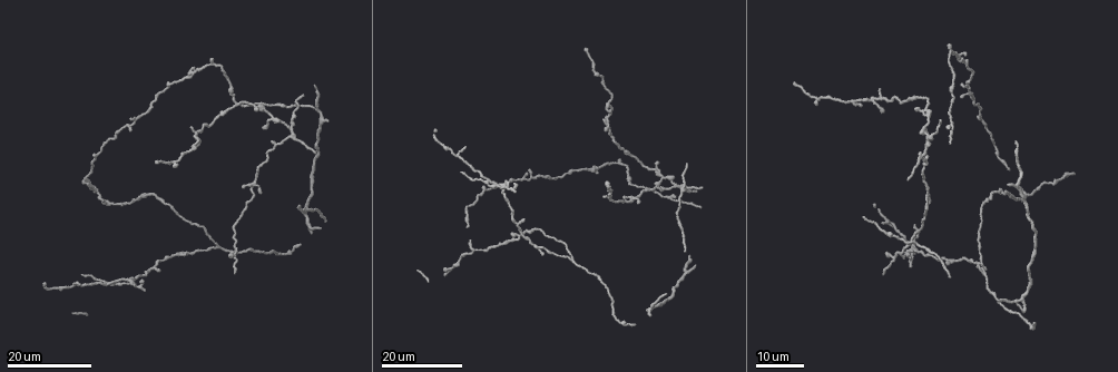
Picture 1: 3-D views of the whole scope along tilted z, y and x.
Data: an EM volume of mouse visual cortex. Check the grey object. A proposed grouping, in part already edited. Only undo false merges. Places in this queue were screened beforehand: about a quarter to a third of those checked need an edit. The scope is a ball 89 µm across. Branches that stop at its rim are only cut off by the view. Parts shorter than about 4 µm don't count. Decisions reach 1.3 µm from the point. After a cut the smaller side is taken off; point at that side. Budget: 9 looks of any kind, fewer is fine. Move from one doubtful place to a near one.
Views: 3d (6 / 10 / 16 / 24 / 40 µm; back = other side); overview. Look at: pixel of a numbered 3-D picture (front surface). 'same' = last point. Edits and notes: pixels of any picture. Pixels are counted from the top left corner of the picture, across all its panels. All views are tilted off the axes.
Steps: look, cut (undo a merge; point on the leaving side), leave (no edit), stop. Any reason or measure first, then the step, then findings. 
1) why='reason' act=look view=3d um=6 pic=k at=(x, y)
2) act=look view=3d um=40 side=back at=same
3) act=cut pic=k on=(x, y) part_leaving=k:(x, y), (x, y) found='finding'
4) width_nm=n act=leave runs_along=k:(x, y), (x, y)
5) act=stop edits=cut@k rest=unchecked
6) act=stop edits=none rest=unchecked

why='three-way junction' act=look view=3d um=24 pic=1 at=(236, 254)

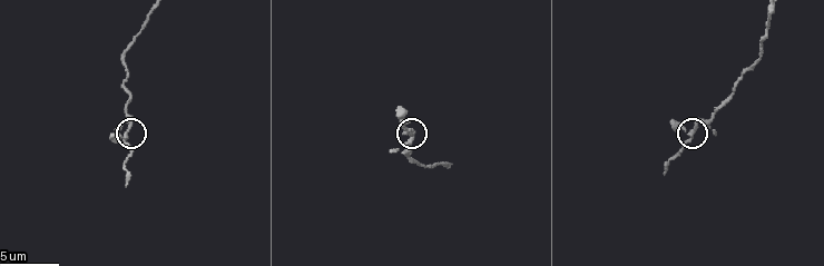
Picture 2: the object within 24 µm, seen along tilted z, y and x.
act=look view=3d um=10 pic=2 at=(125, 133)

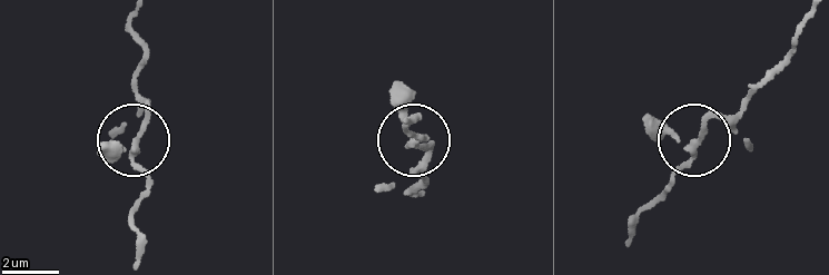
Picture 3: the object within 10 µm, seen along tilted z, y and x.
arms=3 act=leave found='continuous, no second cell'

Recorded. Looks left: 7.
why='calibre changes' act=look view=3d um=16 pic=1 at=(54, 289)

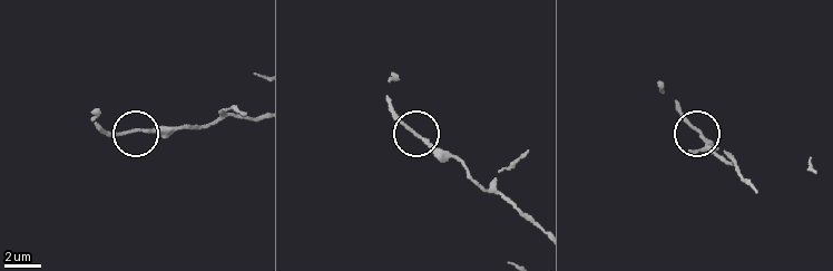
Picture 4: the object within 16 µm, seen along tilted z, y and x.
act=look view=3d um=10 pic=4 at=(144, 133)

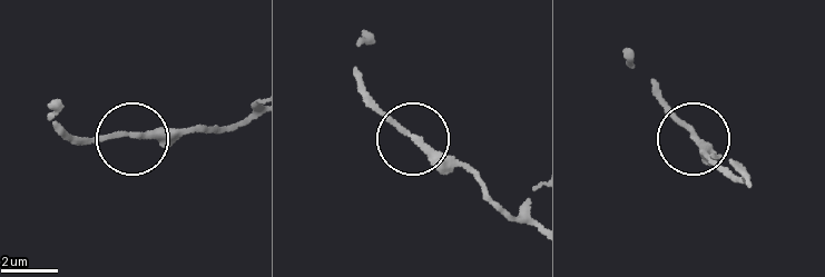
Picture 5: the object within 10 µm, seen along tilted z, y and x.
act=leave runs_along=5:(246, 118), (212, 132), (166, 128), (68, 142) found='one cell here'

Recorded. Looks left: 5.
why='branch point' act=look view=3d um=16 pic=1 at=(927, 198)

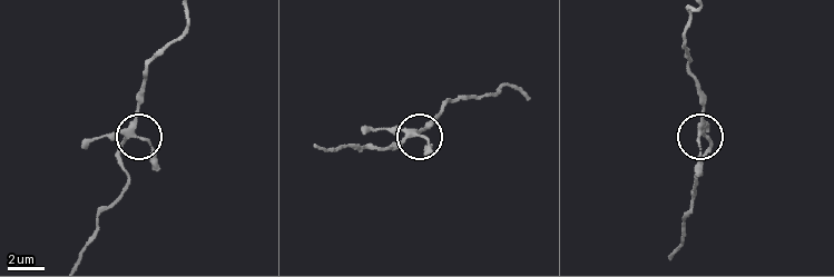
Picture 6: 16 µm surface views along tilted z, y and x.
act=look view=3d um=6 pic=6 at=(699, 135)

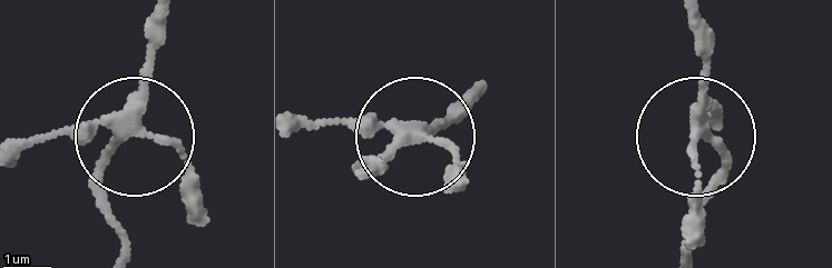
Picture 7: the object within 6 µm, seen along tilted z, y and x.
arms=3 act=leave runs_along=7:(167, 16), (130, 134), (51, 134), (16, 154) found='continuous, no second cell'

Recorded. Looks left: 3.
why='three arms meet' act=look view=3d um=16 pic=1 at=(527, 230)

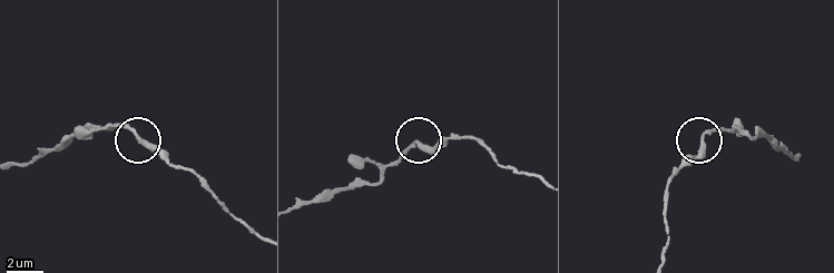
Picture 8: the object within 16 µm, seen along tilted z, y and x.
act=look view=3d um=10 pic=8 at=(421, 148)

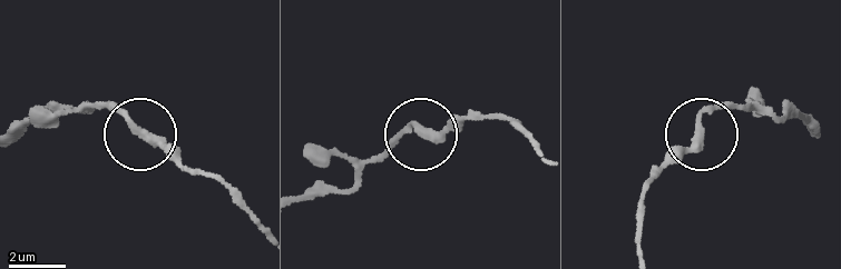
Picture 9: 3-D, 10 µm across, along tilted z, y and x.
why='closer look' act=look view=3d um=6 pic=9 at=(700, 127)

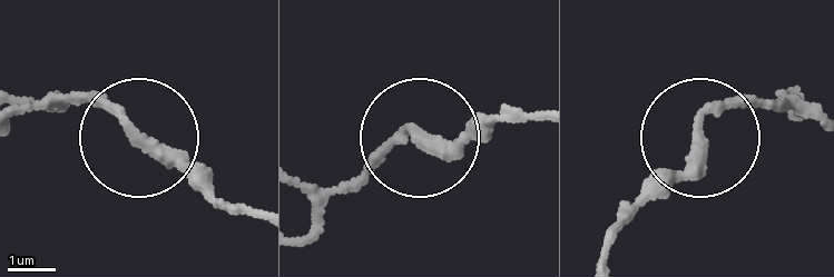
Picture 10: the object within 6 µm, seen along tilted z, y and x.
act=leave found='all the same cell'

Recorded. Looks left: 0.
act=stop edits=none rest=unchecked

